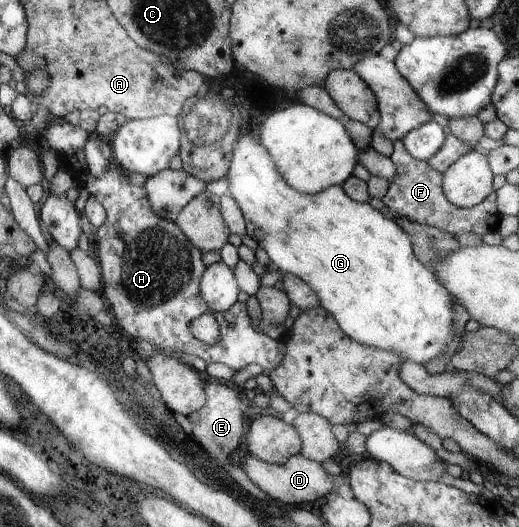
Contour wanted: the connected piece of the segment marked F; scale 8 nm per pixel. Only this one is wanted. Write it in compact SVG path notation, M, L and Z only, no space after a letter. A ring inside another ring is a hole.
M401 140L394 142L390 159L396 167L397 177L394 179L394 183L389 185L386 195L381 198L387 214L393 217L400 215L400 217L406 217L414 223L431 226L451 235L472 232L478 236L484 236L490 231L496 231L498 223L503 217L496 205L496 193L486 197L484 202L478 206L472 208L456 207L456 205L452 205L451 201L448 201L447 195L444 193L442 173L432 169L428 162L411 157Z

